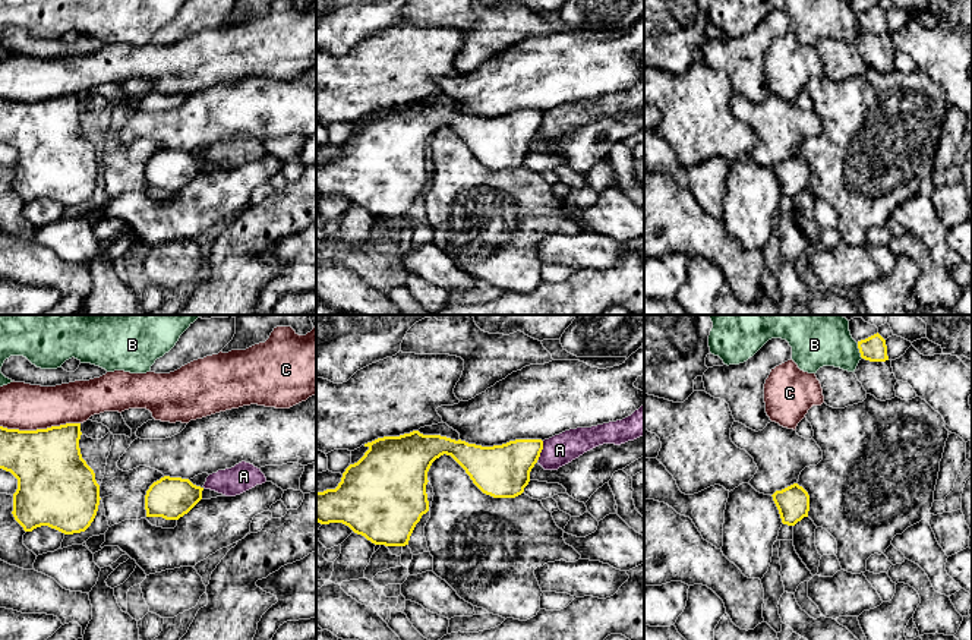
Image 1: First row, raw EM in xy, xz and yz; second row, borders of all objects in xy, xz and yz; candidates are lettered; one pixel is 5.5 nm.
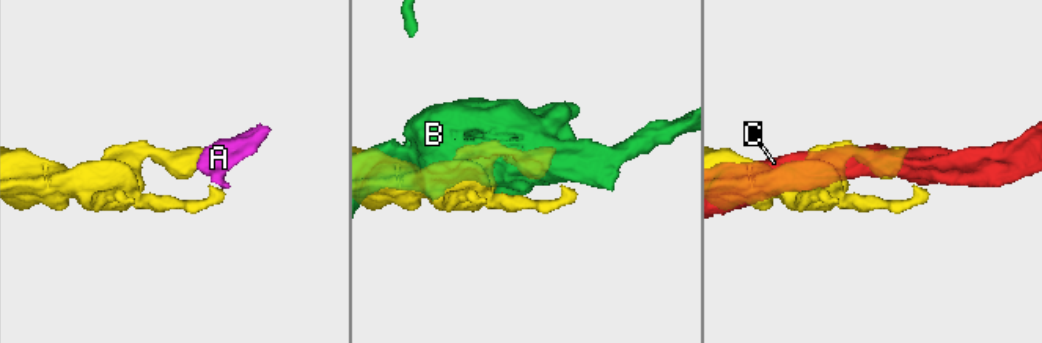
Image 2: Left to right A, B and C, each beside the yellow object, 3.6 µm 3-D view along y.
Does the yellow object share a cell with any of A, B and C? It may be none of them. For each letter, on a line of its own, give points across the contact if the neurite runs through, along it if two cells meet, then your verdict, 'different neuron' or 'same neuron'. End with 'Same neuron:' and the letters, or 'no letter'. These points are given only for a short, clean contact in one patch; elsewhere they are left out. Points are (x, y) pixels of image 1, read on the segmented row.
A: border xz (543, 441), (543, 448), (537, 459); different neuron
B: border yz (857, 343), (862, 358); different neuron
C: different neuron
Same neuron: no letter

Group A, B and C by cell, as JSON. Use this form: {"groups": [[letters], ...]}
{"groups": [["A"], ["B"], ["C"]]}

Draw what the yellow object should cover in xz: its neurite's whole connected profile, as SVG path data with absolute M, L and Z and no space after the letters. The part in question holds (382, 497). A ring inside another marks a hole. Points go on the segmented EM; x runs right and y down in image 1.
M419 431L400 436L384 436L364 444L369 450L343 473L335 489L316 492L316 521L343 523L375 545L405 546L410 536L429 511L426 494L427 472L441 455L451 455L473 483L493 498L515 498L530 482L530 472L543 450L542 439L515 439L502 445L482 447Z

